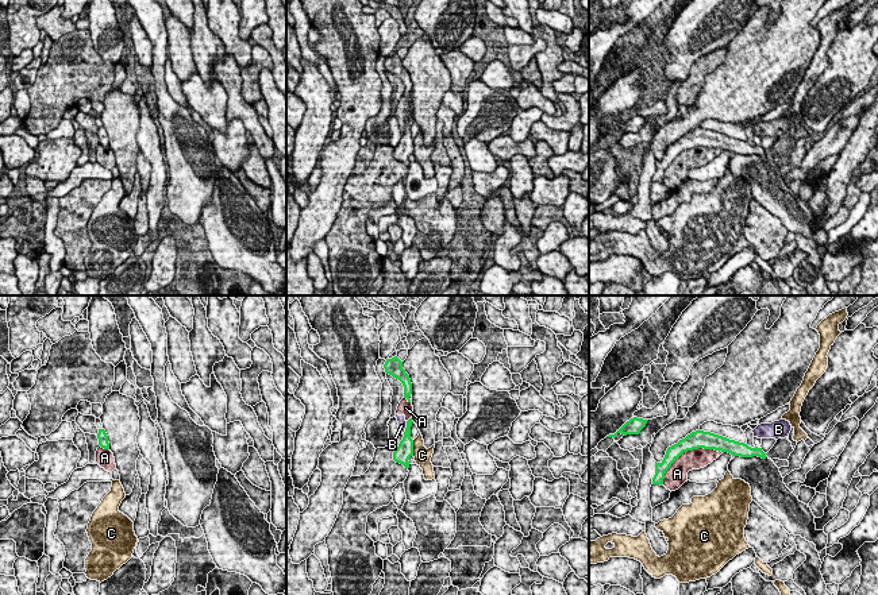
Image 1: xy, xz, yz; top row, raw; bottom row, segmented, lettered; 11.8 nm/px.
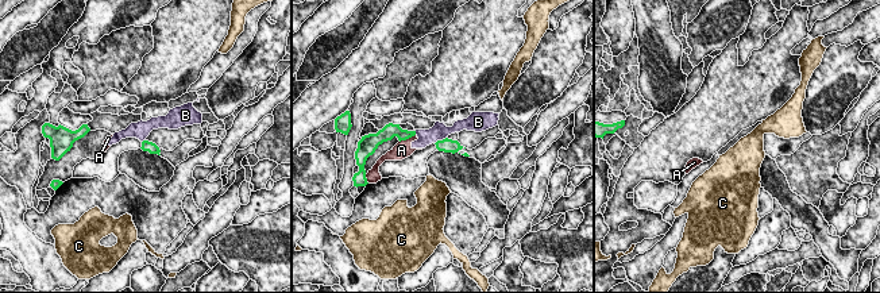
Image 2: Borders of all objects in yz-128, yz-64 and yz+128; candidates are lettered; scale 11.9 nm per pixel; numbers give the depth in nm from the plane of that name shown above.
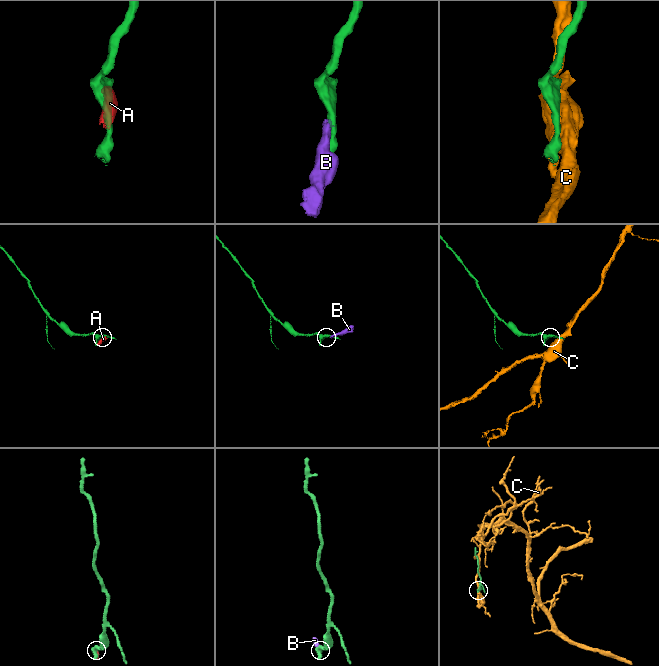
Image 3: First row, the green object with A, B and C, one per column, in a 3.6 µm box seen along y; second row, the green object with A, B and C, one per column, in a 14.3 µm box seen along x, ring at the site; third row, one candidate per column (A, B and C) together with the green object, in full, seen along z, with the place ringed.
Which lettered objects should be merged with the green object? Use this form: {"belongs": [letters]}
{"belongs": []}

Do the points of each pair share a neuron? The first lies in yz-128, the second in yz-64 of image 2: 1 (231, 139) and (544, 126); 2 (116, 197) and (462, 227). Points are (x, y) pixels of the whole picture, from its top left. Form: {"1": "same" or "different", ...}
{"1": "same", "2": "same"}

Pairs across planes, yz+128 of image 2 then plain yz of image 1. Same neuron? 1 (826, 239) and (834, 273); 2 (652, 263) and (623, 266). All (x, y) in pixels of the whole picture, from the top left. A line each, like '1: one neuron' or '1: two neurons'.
1: two neurons
2: one neuron

